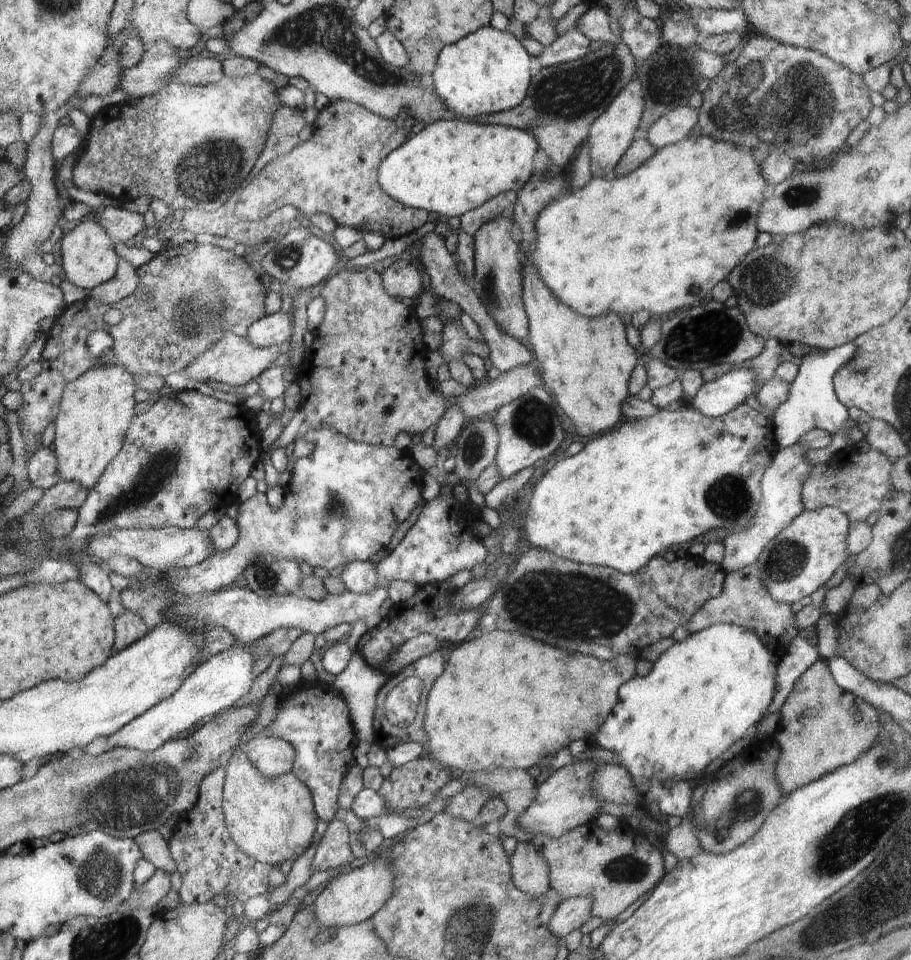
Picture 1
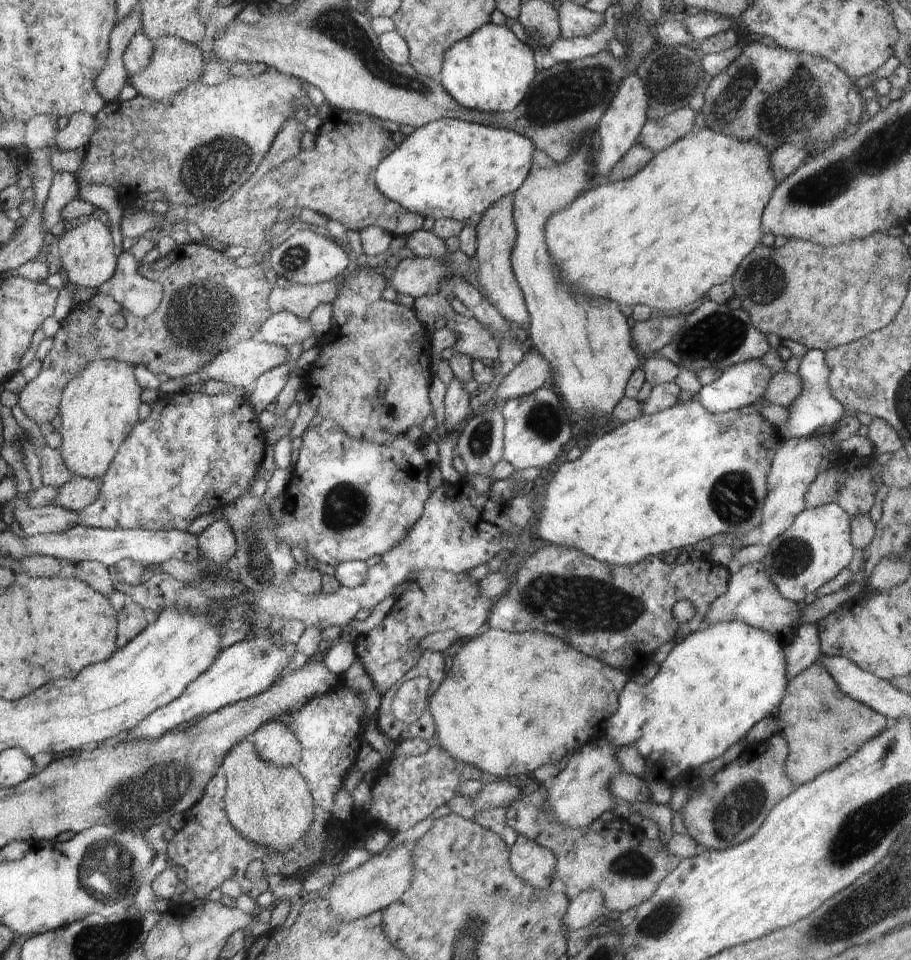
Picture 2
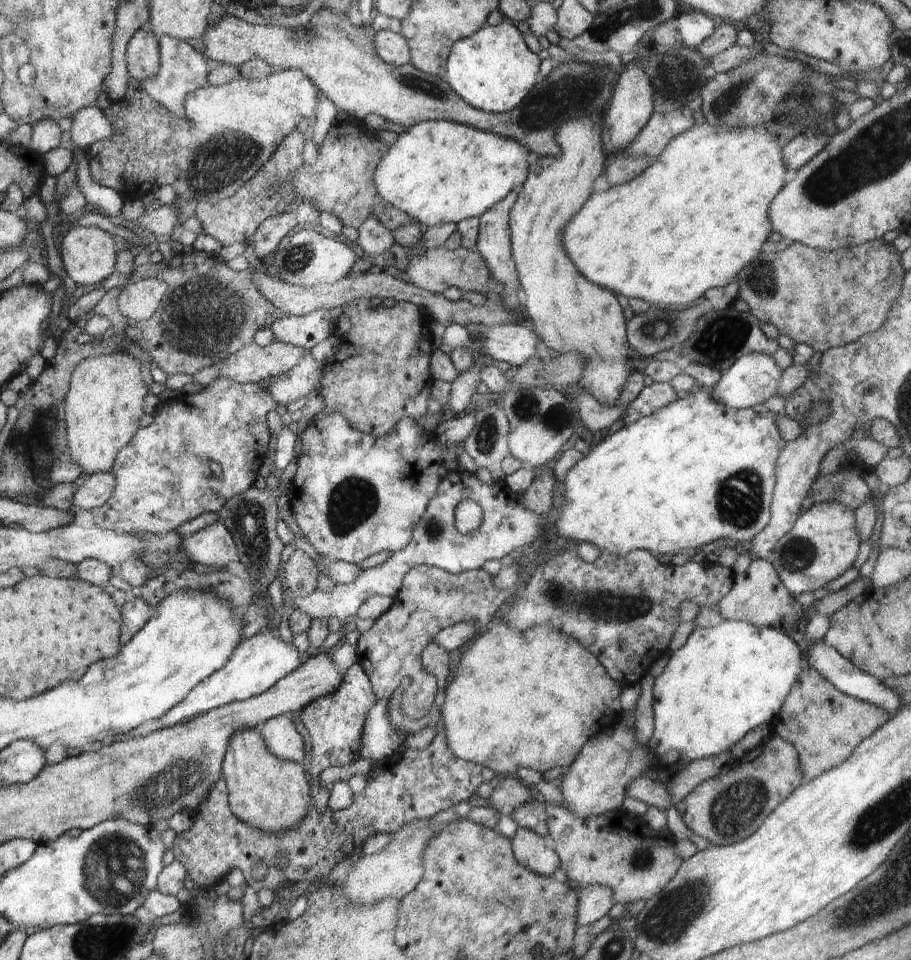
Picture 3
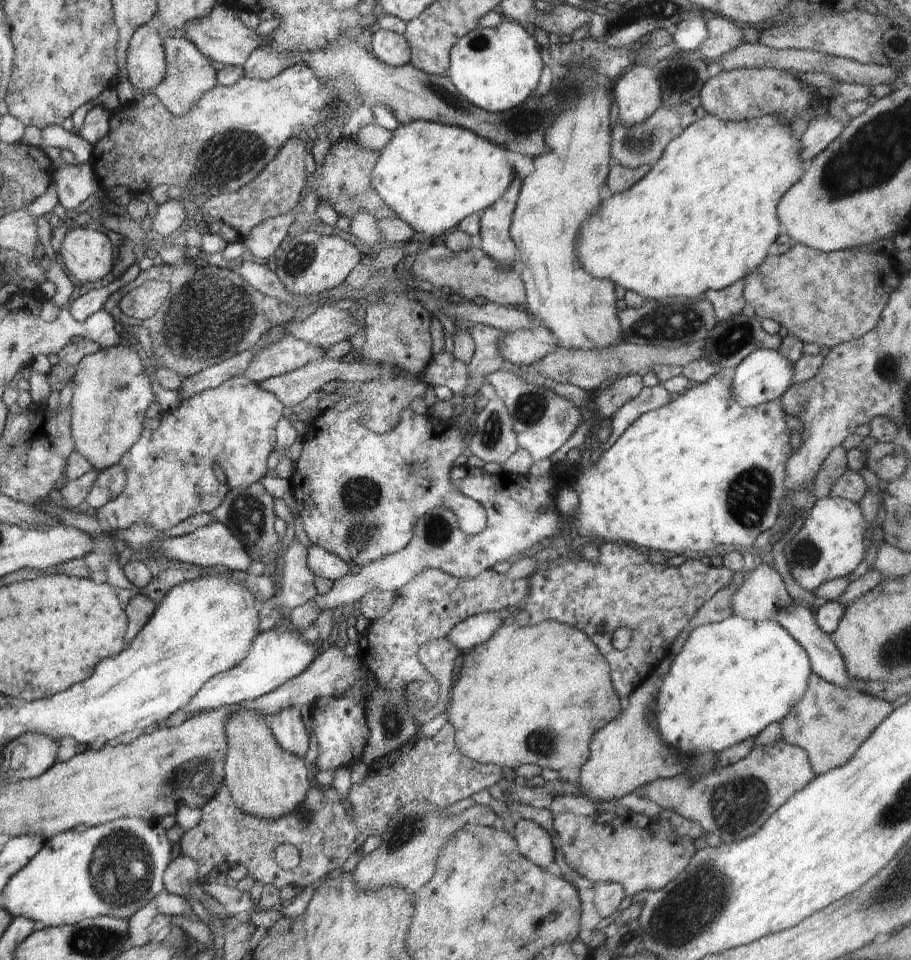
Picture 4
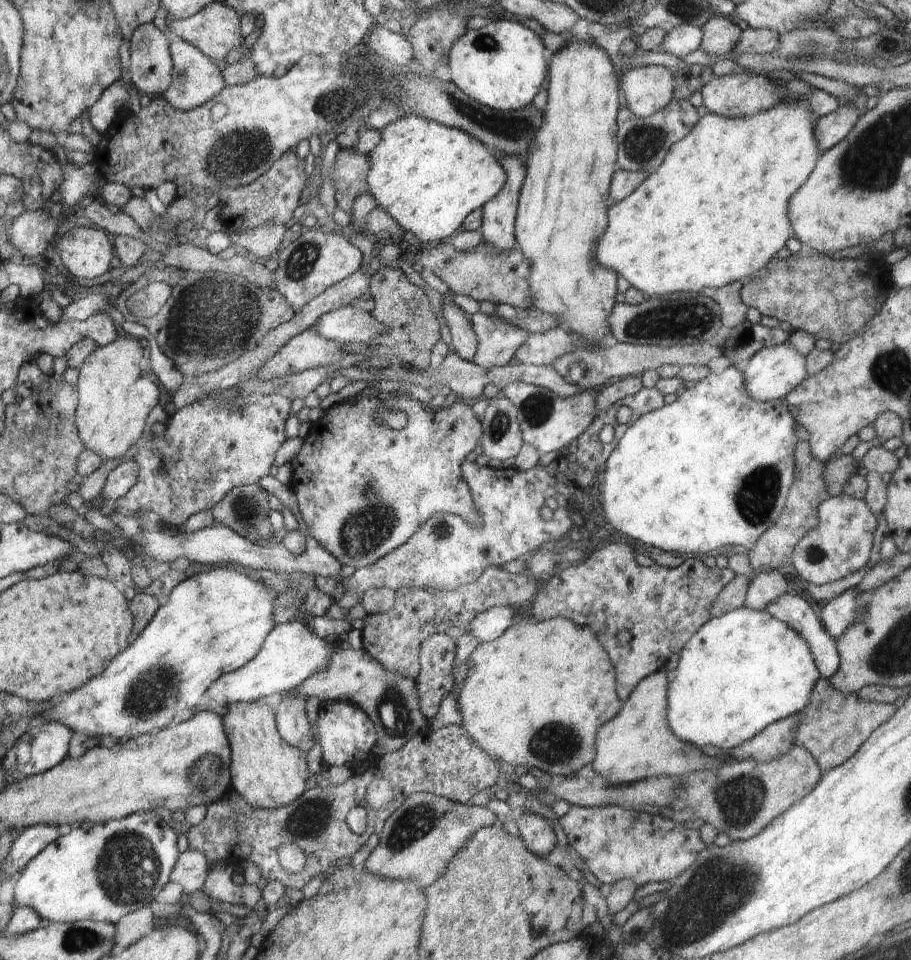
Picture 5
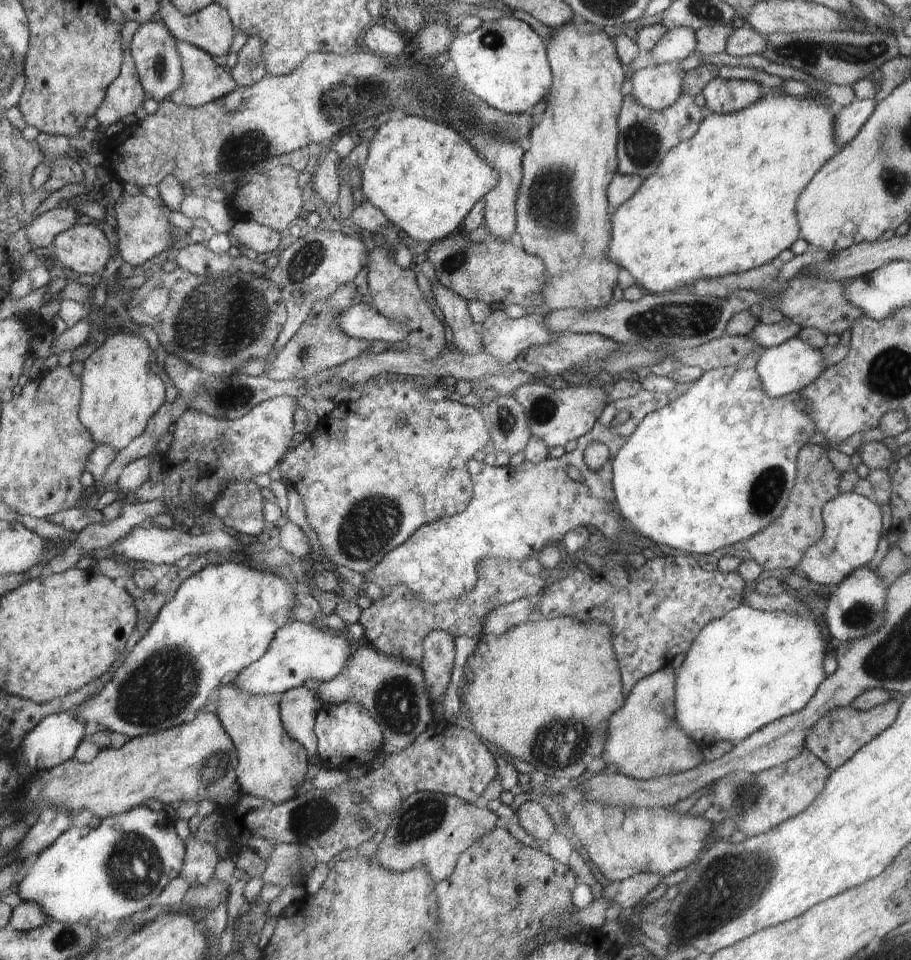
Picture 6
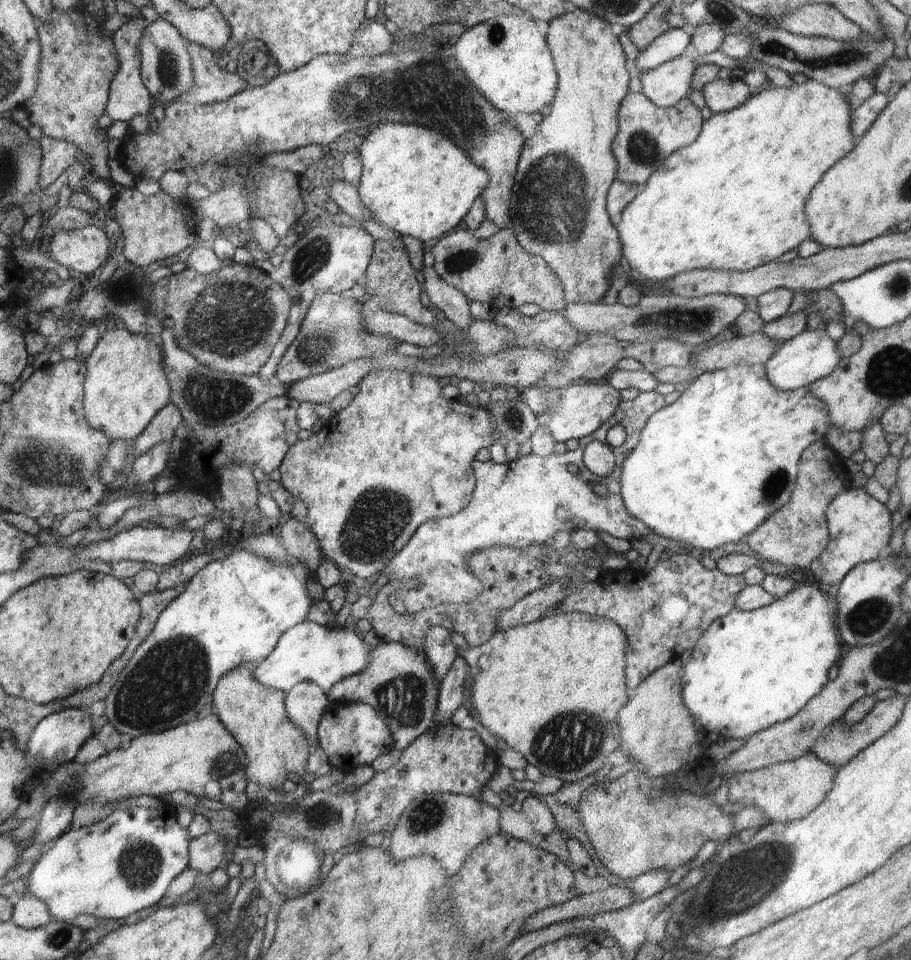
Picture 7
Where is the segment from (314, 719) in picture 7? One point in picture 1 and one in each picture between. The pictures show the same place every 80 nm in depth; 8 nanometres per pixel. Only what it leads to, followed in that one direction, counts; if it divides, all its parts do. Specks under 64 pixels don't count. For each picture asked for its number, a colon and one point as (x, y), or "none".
1: (274, 756)
2: (276, 743)
3: (281, 737)
4: (287, 725)
5: (290, 715)
6: (299, 707)

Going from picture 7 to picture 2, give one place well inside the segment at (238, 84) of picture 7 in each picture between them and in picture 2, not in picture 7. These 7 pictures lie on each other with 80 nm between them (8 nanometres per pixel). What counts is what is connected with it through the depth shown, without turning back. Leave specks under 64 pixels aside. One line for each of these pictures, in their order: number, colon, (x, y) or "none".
2: (176, 63)
3: (183, 69)
4: (190, 75)
5: (196, 80)
6: (204, 80)

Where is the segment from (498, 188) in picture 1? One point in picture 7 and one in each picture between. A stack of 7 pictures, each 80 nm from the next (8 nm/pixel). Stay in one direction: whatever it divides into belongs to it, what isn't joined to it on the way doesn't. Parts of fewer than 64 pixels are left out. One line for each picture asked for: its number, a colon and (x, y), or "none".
2: (448, 168)
3: (439, 172)
4: (432, 175)
5: (427, 176)
6: (424, 178)
7: (418, 184)

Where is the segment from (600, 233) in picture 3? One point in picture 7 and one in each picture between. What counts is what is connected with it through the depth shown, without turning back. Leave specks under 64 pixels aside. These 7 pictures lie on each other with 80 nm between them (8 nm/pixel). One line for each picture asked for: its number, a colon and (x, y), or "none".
4: (705, 215)
5: (715, 211)
6: (725, 201)
7: (734, 199)

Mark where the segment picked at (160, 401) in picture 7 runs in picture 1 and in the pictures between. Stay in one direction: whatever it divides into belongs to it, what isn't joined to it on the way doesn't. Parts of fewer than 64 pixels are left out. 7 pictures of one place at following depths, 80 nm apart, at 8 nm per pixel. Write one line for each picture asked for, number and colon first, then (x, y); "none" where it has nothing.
1: (97, 409)
2: (99, 410)
3: (102, 416)
4: (111, 395)
5: (114, 403)
6: (121, 393)

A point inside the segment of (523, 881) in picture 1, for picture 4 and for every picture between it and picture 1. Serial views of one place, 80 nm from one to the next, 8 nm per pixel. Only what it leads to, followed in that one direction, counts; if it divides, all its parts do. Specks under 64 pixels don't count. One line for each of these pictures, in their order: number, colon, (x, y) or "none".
2: (535, 864)
3: (533, 851)
4: (533, 842)

